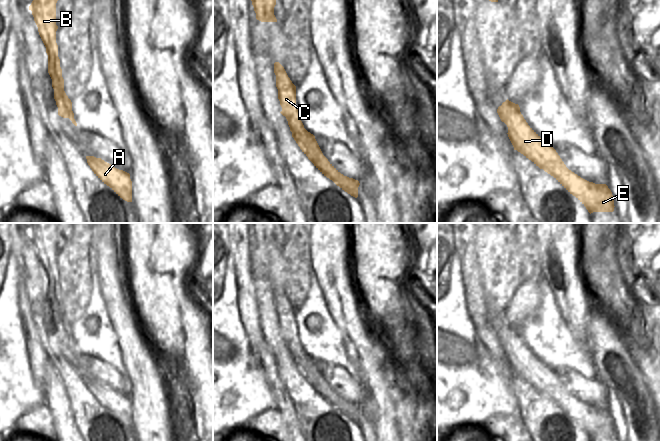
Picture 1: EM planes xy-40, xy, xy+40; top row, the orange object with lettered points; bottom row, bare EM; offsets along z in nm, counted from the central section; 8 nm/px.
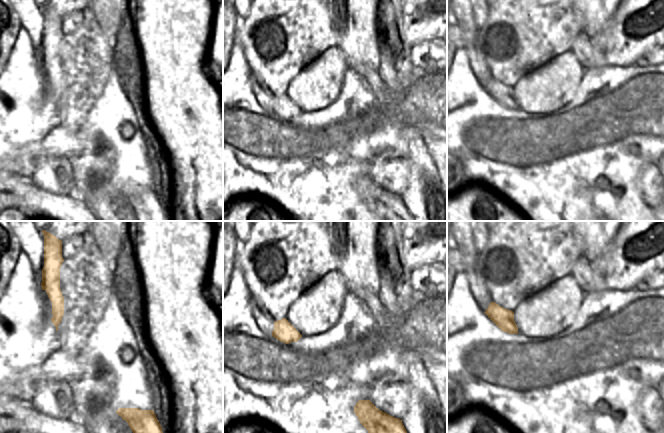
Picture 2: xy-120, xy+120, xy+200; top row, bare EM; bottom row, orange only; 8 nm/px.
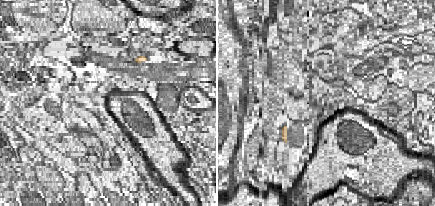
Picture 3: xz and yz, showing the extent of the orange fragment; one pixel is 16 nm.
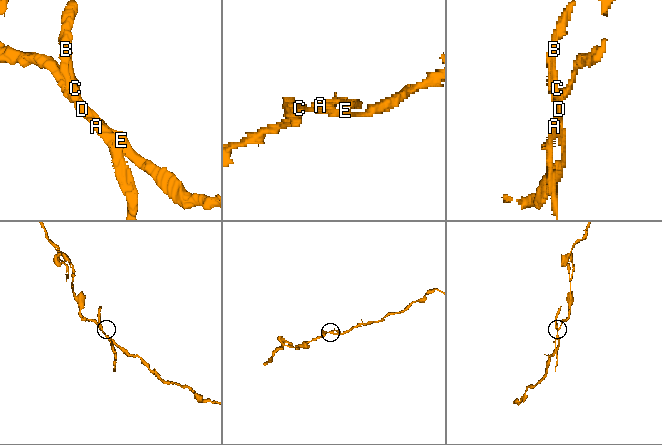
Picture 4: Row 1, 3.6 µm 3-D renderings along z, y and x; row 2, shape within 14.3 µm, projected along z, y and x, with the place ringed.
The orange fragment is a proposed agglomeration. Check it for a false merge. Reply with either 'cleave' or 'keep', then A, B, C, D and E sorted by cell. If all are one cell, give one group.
cleave; A B C / D E

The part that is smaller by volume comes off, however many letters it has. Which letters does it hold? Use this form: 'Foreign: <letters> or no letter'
Foreign: A, B, C

